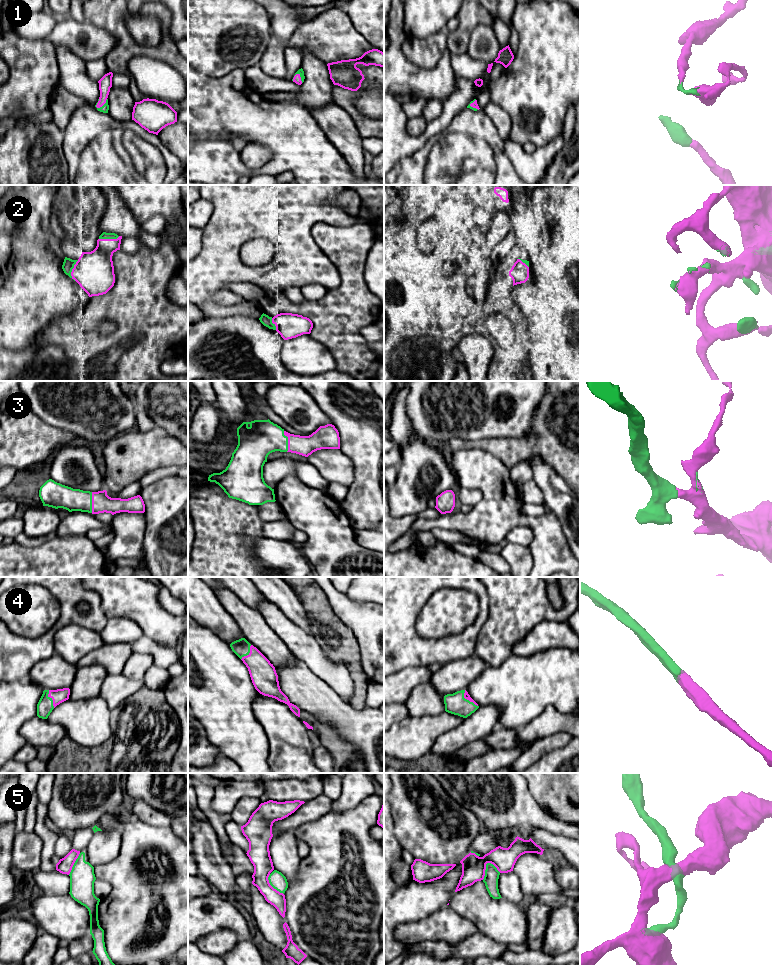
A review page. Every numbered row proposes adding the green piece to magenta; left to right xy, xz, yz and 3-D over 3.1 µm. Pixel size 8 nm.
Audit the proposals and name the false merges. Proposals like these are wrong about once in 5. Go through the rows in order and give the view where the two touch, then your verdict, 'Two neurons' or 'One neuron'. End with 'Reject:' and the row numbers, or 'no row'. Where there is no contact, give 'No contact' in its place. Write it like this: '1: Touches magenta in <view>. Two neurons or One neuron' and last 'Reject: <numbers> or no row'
1: Touches magenta in xy. One neuron
2: Touches magenta in xy. One neuron
3: Touches magenta in xz. One neuron
4: Touches magenta in yz. One neuron
5: Touches magenta in yz. Two neurons
Reject: 5

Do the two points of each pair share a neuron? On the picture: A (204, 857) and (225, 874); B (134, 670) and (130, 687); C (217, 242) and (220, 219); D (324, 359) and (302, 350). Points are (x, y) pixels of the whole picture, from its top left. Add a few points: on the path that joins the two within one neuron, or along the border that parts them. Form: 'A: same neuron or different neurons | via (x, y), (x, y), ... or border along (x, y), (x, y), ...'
A: same neuron | via (209, 862), (220, 873)
B: different neurons | border along (122, 673), (127, 677), (142, 680)
C: same neuron | via (220, 236), (220, 225)
D: same neuron | via (319, 359), (311, 358), (307, 355)

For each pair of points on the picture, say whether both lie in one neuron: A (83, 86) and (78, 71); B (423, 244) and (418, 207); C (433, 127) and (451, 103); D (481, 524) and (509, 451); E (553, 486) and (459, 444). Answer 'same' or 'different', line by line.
A: same
B: different
C: same
D: different
E: different

